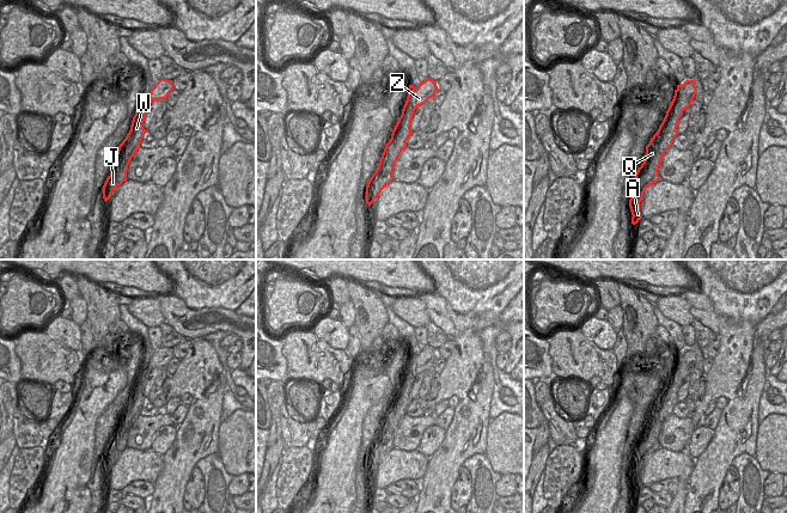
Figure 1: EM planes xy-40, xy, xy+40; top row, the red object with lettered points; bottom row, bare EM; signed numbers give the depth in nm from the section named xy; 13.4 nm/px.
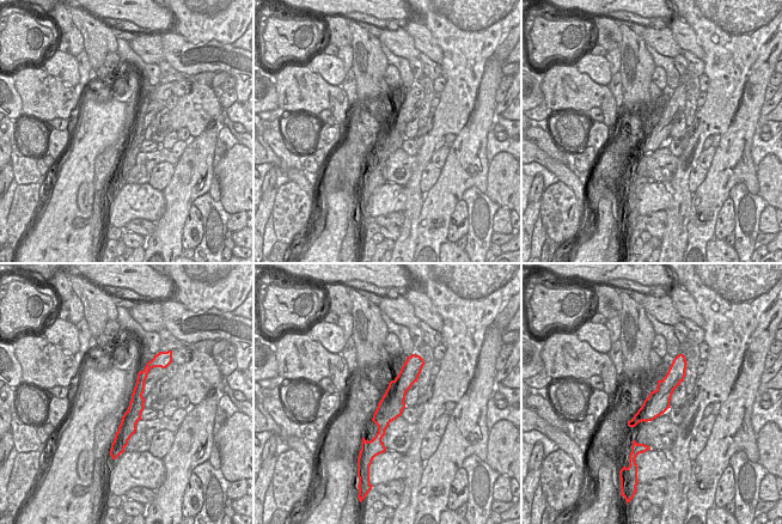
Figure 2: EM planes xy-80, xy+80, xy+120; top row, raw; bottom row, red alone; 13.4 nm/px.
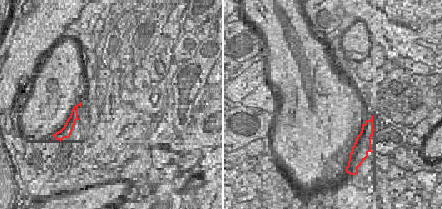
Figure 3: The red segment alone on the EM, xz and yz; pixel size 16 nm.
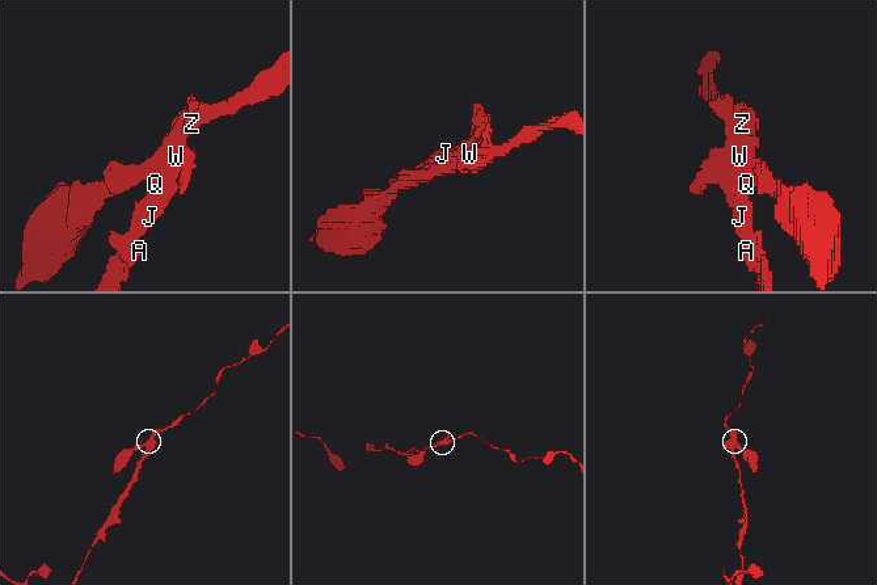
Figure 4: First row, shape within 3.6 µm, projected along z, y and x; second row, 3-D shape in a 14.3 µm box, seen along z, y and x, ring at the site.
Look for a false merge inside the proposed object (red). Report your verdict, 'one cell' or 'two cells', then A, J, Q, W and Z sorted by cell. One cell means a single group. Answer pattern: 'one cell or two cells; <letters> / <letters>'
two cells; A J Q W / Z

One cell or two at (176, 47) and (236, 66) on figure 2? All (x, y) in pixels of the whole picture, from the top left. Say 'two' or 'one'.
one

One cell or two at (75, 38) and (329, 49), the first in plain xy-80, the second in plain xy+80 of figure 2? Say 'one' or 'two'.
two

